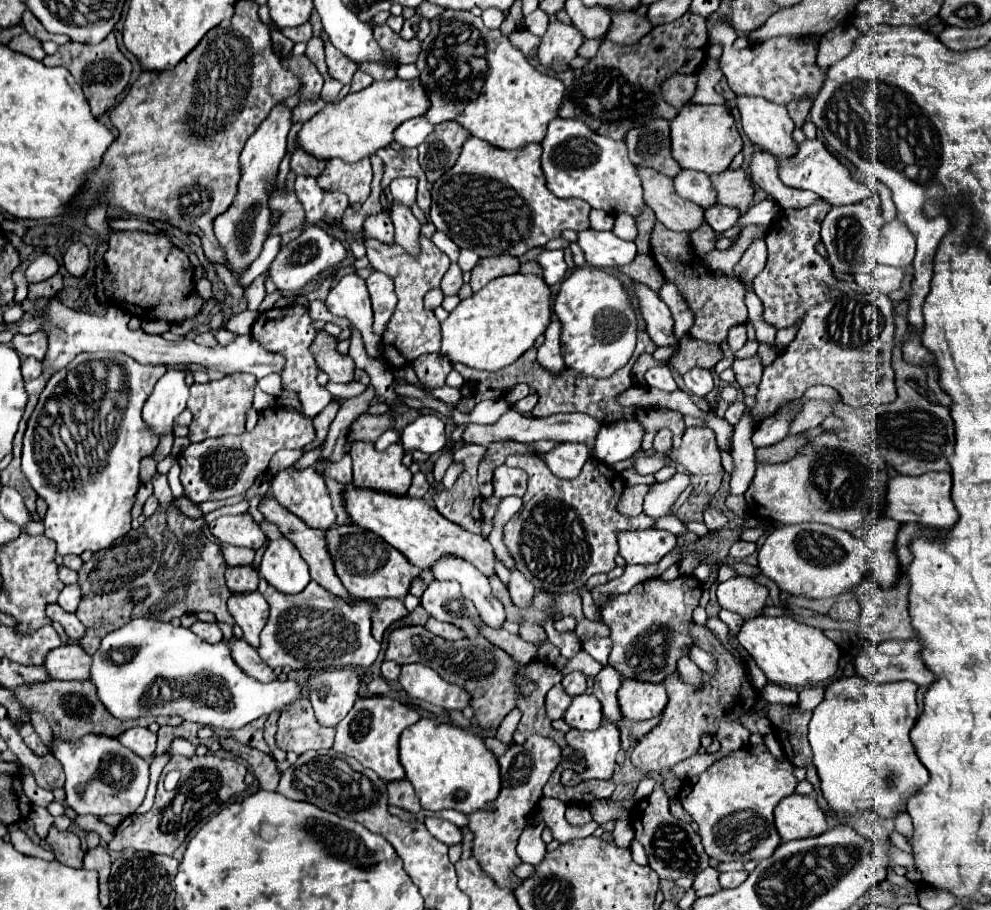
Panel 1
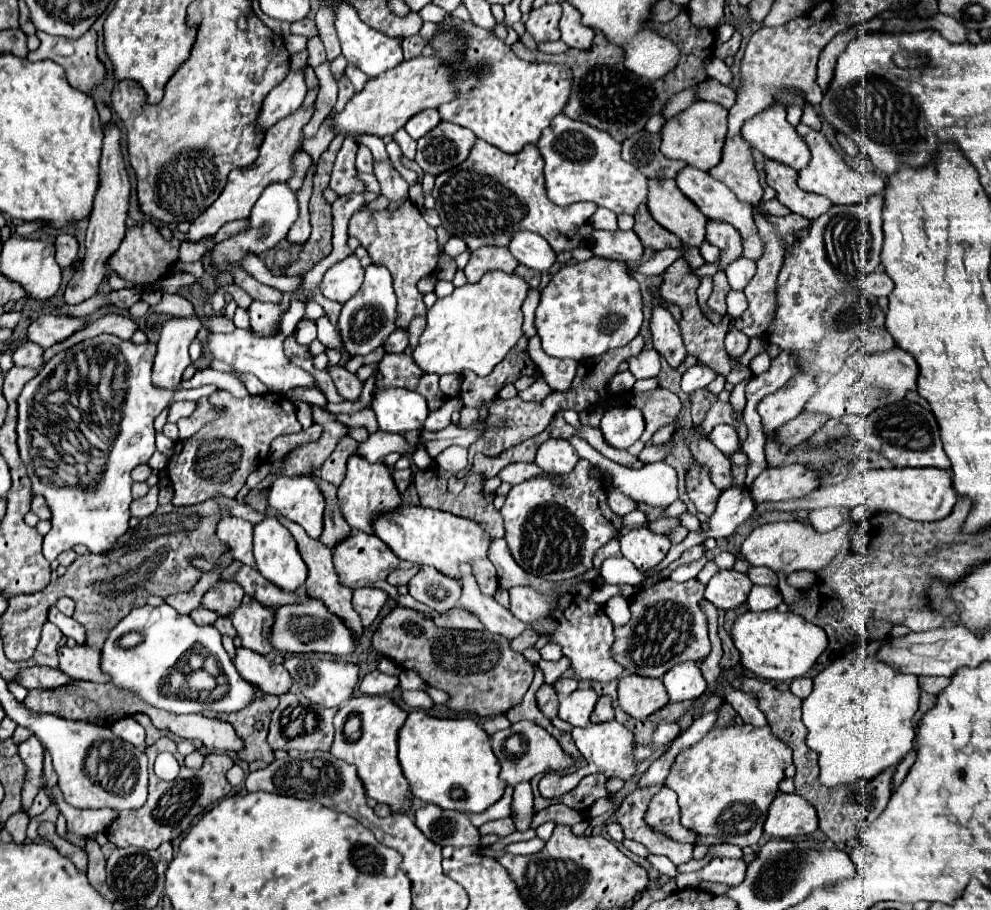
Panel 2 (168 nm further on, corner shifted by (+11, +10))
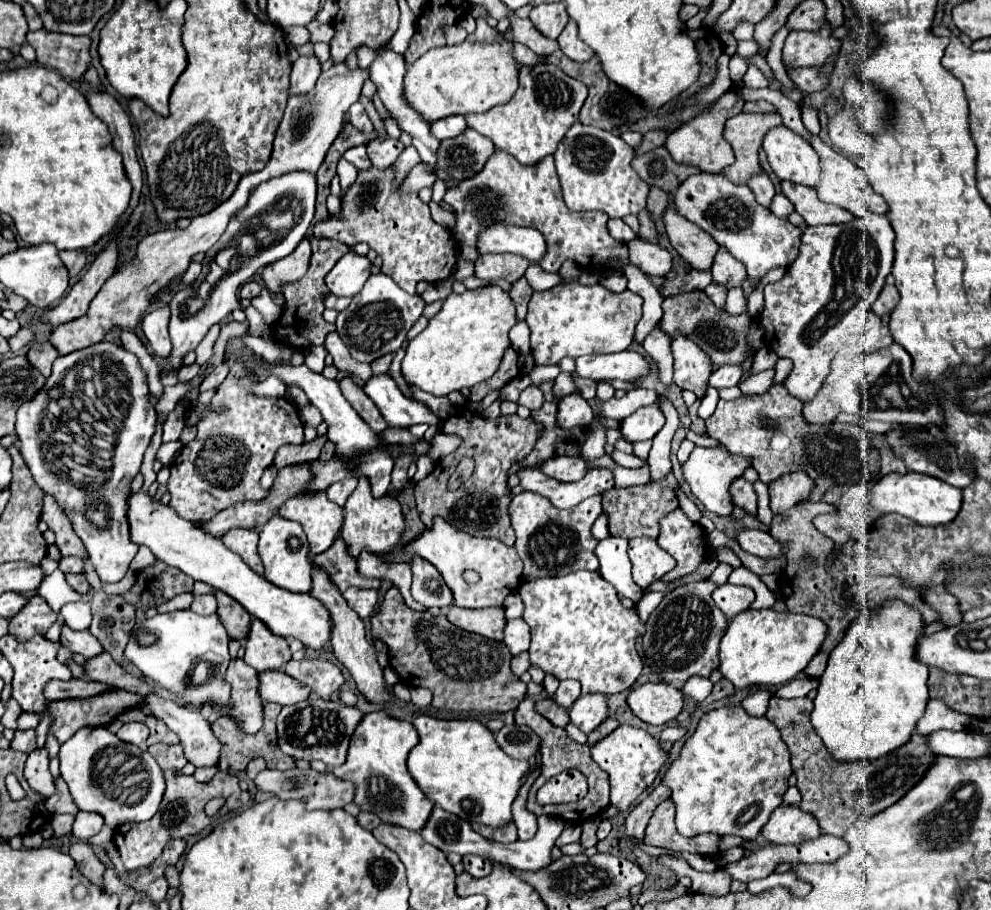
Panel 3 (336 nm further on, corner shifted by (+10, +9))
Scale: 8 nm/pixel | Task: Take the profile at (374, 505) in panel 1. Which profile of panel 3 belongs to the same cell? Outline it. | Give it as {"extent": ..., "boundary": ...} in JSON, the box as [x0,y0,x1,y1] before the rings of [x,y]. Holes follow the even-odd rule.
{"extent":[405,517,523,607],"boundary":[[[441,517],[435,519],[433,529],[425,531],[423,535],[419,535],[419,539],[411,541],[405,547],[405,553],[419,555],[437,567],[447,587],[453,591],[457,607],[503,607],[505,597],[519,589],[523,583],[523,561],[519,559],[515,547],[507,547],[499,539],[479,539],[469,533],[463,533]],[[469,573],[475,573],[477,577],[467,579]]]}

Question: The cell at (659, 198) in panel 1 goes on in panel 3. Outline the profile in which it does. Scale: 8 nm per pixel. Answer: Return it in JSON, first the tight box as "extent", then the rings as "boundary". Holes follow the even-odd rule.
{"extent":[665,201,719,271],"boundary":[[[673,201],[669,203],[665,211],[665,227],[671,245],[679,253],[679,257],[697,271],[709,271],[713,265],[713,255],[717,255],[719,245],[713,237],[709,237],[707,231],[697,227],[695,223],[683,219],[675,207]]]}

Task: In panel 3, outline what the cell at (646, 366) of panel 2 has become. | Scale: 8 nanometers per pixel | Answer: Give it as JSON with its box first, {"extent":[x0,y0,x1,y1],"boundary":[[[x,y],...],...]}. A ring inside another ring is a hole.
{"extent":[577,351,649,381],"boundary":[[[621,351],[609,355],[583,355],[577,357],[577,373],[593,381],[599,379],[633,381],[643,379],[649,373],[649,365],[635,351]]]}

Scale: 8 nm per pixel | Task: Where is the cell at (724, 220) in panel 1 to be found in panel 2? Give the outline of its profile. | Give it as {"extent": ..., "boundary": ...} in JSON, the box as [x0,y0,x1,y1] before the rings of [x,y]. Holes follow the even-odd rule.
{"extent":[706,220,742,268],"boundary":[[[708,220],[706,240],[722,250],[720,268],[724,268],[728,262],[736,260],[738,256],[742,256],[740,232],[734,226],[728,226],[728,222],[712,222],[712,220]]]}

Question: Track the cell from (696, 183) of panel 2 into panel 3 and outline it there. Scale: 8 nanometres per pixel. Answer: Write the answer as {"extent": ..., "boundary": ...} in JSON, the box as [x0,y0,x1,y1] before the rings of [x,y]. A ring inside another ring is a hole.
{"extent":[673,173,803,281],"boundary":[[[697,173],[681,183],[681,187],[673,193],[673,199],[679,215],[697,223],[737,261],[741,261],[749,279],[753,281],[761,281],[771,269],[791,267],[793,259],[799,255],[803,231],[791,225],[787,219],[773,215],[771,209],[761,207],[755,201],[753,191],[749,191],[749,187],[743,183],[737,185],[715,173]]]}

